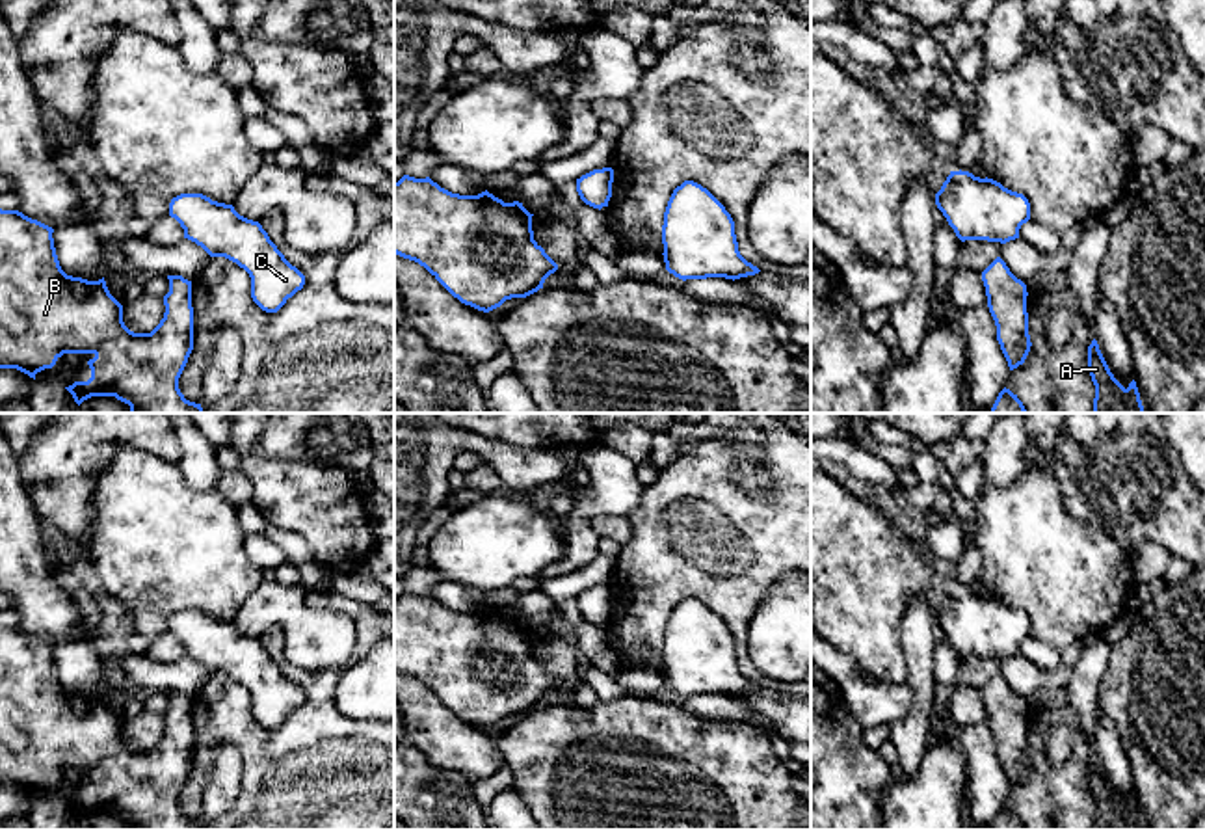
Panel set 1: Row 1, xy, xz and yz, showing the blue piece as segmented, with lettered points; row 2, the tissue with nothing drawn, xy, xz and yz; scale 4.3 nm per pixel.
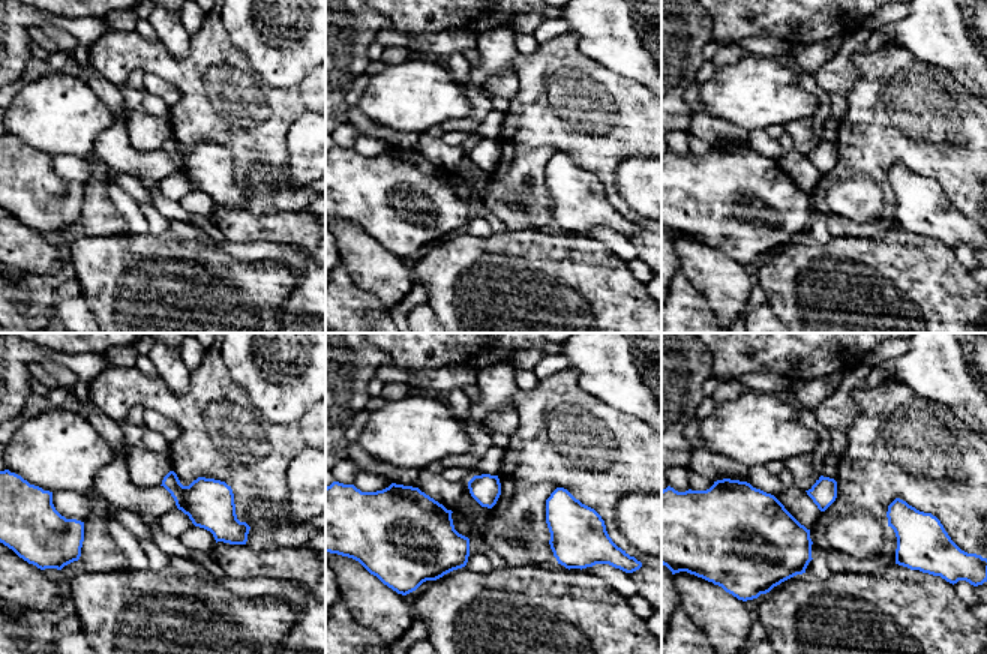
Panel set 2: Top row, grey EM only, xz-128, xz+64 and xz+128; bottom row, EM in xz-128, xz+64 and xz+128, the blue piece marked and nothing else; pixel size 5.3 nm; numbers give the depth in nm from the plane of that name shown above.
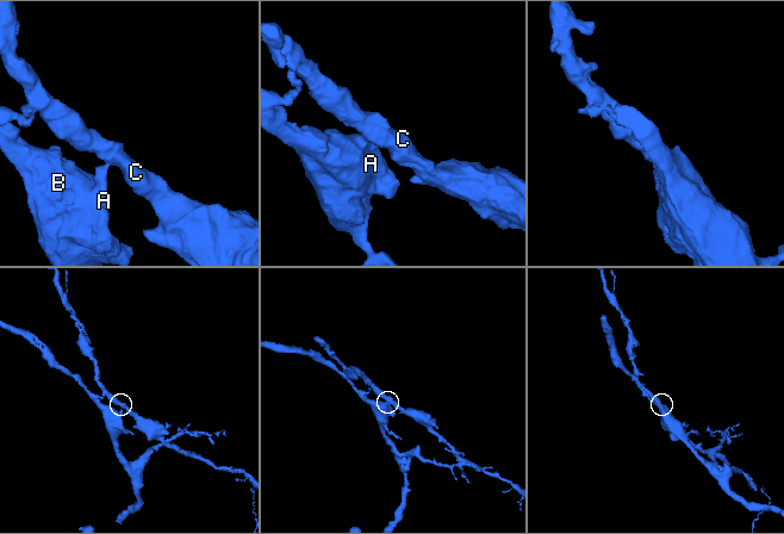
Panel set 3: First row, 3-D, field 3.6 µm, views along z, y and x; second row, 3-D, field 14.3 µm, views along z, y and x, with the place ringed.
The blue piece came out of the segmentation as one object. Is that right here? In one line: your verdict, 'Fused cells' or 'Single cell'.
Fused cells

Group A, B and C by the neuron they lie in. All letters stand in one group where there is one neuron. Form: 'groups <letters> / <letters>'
groups A B / C

